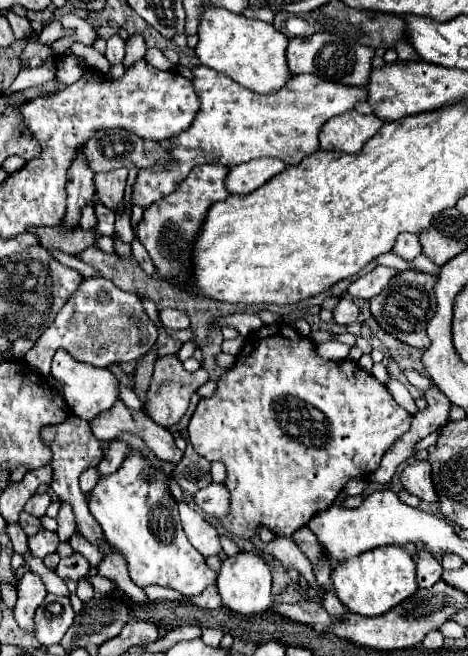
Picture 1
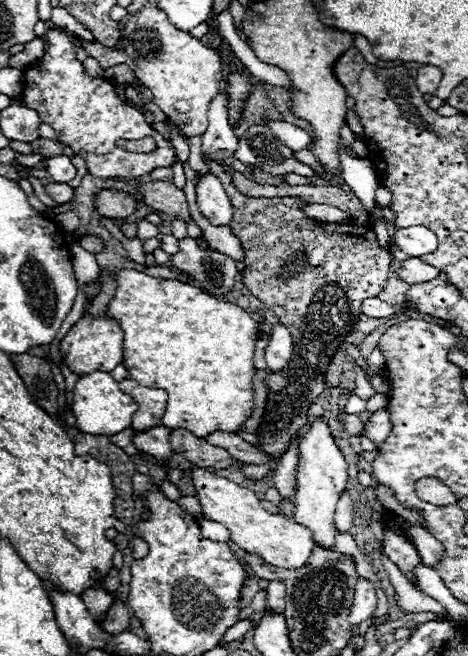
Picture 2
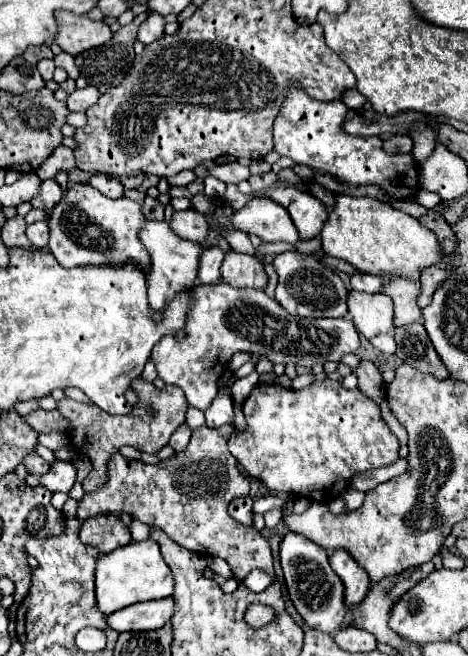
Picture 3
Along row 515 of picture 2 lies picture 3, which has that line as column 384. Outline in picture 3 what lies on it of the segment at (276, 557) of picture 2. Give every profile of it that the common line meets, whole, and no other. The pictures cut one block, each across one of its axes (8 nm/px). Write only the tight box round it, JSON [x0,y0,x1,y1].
[320,194,442,282]

